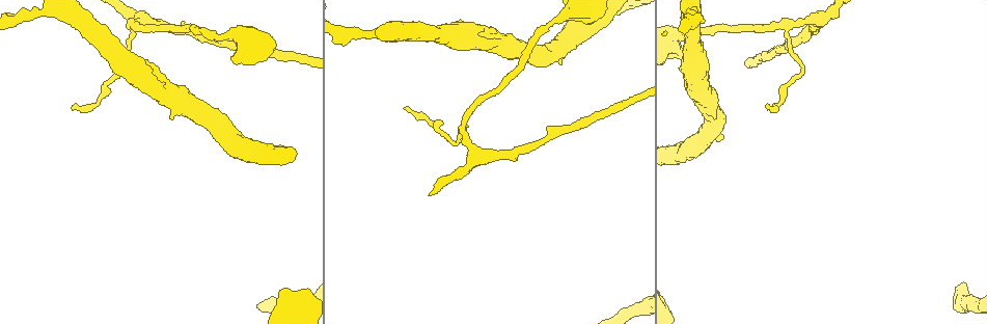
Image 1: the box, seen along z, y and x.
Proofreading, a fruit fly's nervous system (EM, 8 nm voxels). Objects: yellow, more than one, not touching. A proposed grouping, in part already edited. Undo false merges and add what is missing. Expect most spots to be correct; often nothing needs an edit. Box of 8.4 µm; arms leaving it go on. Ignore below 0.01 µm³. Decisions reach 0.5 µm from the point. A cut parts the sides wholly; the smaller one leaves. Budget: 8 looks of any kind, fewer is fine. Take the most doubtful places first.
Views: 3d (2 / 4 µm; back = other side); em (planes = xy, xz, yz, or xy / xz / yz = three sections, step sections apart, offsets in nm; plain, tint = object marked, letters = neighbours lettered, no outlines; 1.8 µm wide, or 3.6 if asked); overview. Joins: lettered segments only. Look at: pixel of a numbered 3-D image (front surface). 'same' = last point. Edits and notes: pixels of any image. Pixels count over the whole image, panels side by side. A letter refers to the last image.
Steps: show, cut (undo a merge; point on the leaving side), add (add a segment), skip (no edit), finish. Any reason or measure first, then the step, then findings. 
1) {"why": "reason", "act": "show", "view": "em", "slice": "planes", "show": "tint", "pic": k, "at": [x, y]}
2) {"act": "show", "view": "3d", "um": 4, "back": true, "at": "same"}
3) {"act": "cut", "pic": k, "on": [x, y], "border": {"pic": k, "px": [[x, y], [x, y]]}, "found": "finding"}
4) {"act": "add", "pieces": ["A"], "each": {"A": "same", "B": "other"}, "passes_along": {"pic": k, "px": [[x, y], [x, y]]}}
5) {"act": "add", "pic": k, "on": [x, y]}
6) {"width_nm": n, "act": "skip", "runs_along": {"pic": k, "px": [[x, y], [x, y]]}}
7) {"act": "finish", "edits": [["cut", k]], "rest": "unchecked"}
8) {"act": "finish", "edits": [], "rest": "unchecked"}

{"why": "thin end", "act": "show", "view": "em", "slice": "xy", "step": 16, "show": "tint", "pic": 1, "at": [73, 107]}

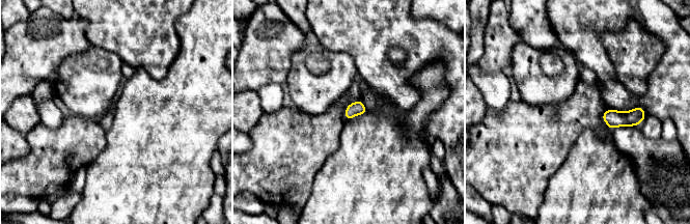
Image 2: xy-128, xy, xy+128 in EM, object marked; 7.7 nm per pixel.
{"act": "show", "view": "em", "slice": "xy", "step": 16, "show": "letters", "at": "same"}

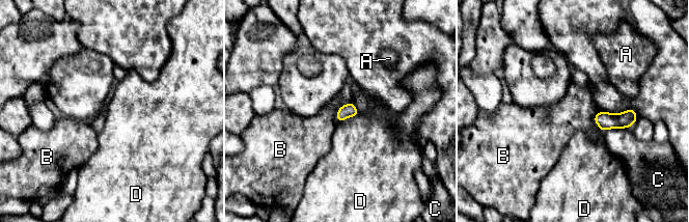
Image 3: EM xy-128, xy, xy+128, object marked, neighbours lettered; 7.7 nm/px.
{"act": "skip", "each": {"A": "other", "B": "other", "C": "other", "D": "other"}, "border": {"pic": 3, "px": [[597, 112], [594, 121], [602, 132]]}, "found": "none of them fits"}

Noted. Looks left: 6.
{"why": "sharp bend", "act": "show", "view": "em", "um": 3.6, "slice": "xy", "step": 4, "show": "tint", "pic": 1, "at": [803, 74]}

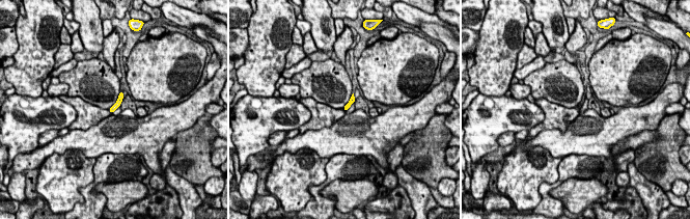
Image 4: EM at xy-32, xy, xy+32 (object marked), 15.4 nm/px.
{"act": "show", "view": "em", "um": 3.6, "slice": "xz", "step": 4, "show": "letters", "at": "same"}

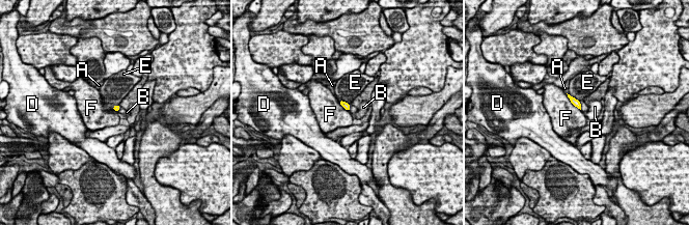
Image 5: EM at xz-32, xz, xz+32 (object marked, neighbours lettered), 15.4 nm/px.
{"width_nm": 100, "act": "skip", "each": {"A": "other", "B": "other", "D": "other", "E": "other", "F": "other"}, "border": {"pic": 5, "px": [[566, 93], [569, 100], [580, 110]]}, "found": "all the same cell"}

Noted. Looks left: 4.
{"why": "thick turns thin", "act": "show", "view": "em", "um": 3.6, "slice": "planes", "show": "tint", "pic": 1, "at": [675, 36]}

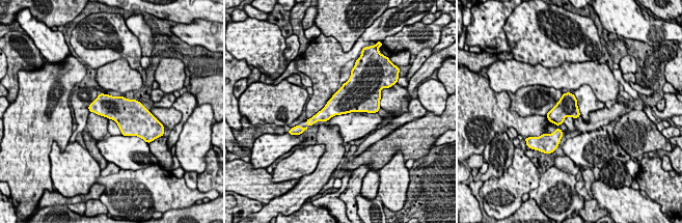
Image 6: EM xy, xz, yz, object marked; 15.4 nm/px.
{"why": "see the neighbours", "act": "show", "view": "em", "um": 3.6, "slice": "planes", "show": "letters", "at": "same"}

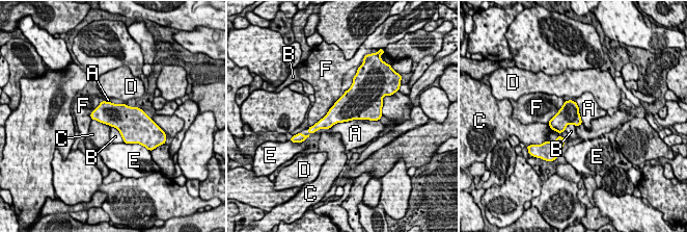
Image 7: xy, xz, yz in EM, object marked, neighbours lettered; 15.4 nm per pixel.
{"act": "skip", "each": {"A": "other", "B": "other", "C": "other", "D": "other", "E": "other", "F": "other"}, "border": {"pic": 7, "px": [[378, 120], [349, 120], [329, 128]]}, "found": "all the same cell"}

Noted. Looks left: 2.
{"act": "finish", "edits": [], "rest": "unchecked"}

